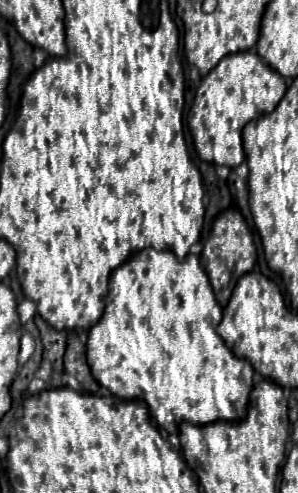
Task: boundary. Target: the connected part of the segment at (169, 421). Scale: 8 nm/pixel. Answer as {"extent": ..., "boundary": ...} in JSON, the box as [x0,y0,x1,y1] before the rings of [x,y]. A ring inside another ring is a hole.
{"extent":[86,247,254,433],"boundary":[[[146,247],[138,253],[134,253],[132,257],[128,257],[120,267],[116,267],[110,275],[108,281],[108,295],[106,295],[106,309],[104,315],[100,317],[98,323],[94,323],[88,329],[88,343],[86,343],[86,355],[88,355],[88,365],[92,369],[94,379],[104,385],[106,389],[110,389],[116,397],[120,399],[142,399],[146,401],[148,409],[152,411],[152,415],[156,415],[156,421],[160,427],[164,427],[170,433],[176,433],[176,427],[180,425],[180,421],[190,421],[194,425],[206,425],[212,421],[240,421],[240,417],[244,417],[244,409],[248,405],[248,393],[252,391],[254,385],[254,369],[246,359],[238,359],[222,341],[222,337],[216,333],[216,327],[222,319],[222,307],[214,297],[212,285],[208,281],[208,275],[204,271],[204,267],[200,265],[198,255],[188,253],[184,259],[178,259],[172,251],[158,251],[152,247]]]}

